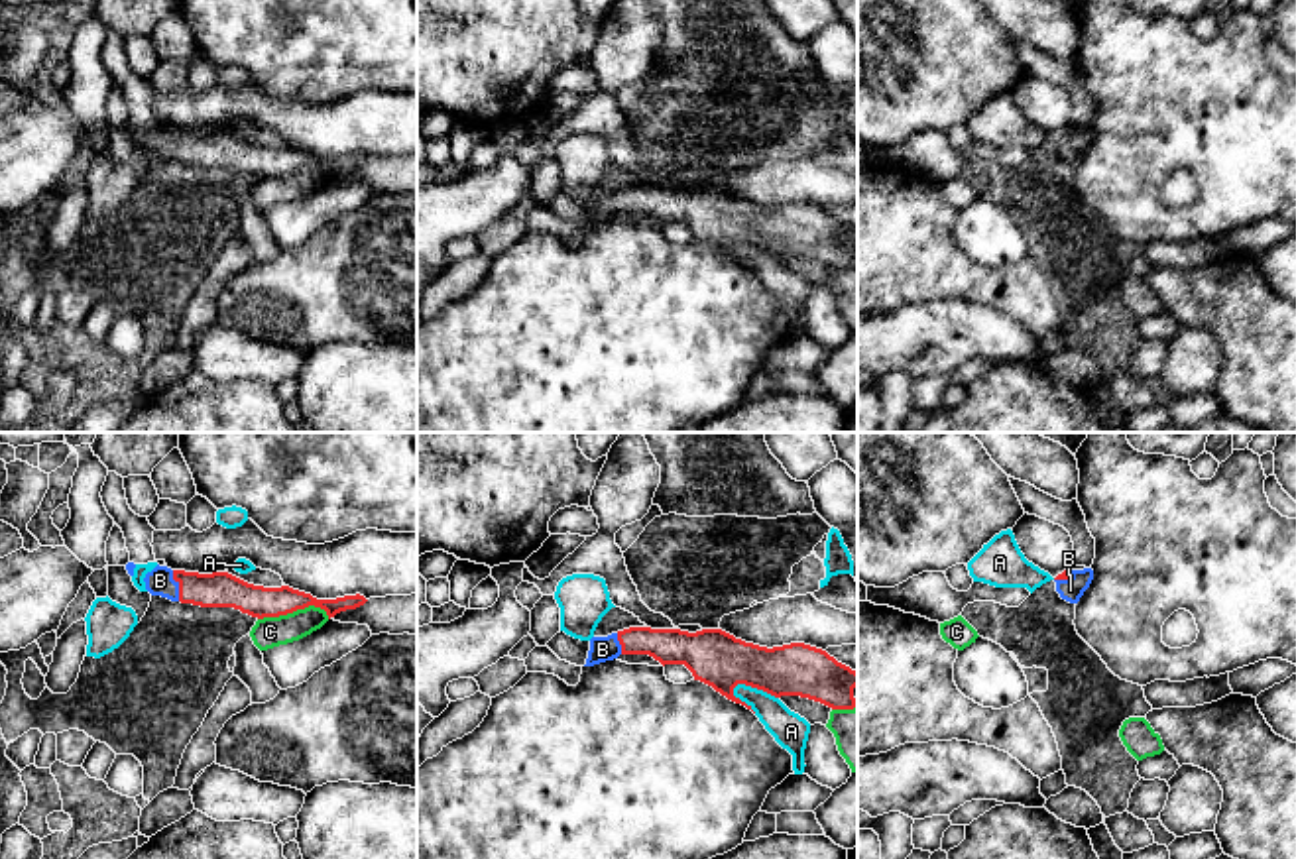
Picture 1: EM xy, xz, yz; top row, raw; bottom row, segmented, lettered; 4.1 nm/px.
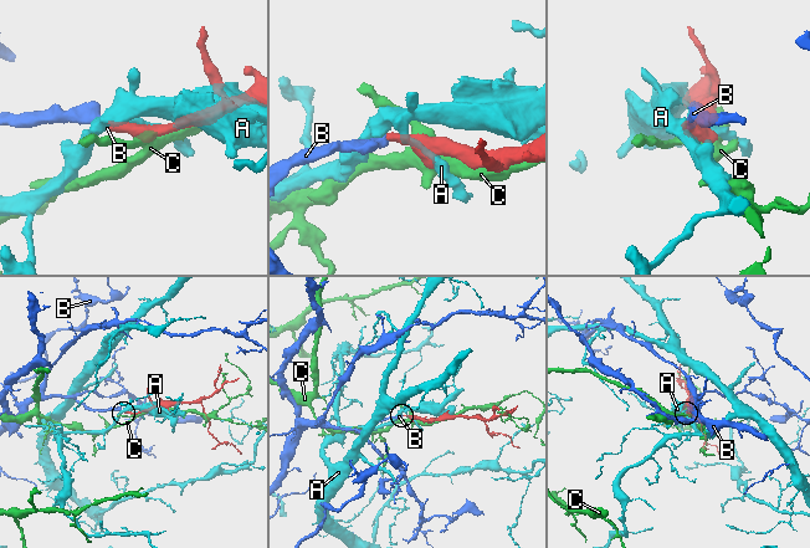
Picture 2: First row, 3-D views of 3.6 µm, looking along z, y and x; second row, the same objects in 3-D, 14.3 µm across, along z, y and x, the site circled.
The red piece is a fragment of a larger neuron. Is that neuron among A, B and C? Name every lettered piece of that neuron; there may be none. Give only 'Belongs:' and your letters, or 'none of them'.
Belongs: B

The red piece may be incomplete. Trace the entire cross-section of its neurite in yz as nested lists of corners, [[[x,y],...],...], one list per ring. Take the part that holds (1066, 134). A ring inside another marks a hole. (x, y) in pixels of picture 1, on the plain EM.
[[[1084,128],[1084,130],[1064,130],[1054,138],[1056,142],[1056,151],[1060,153],[1062,159],[1070,163],[1078,163],[1084,151],[1090,147],[1093,140],[1093,130]]]

